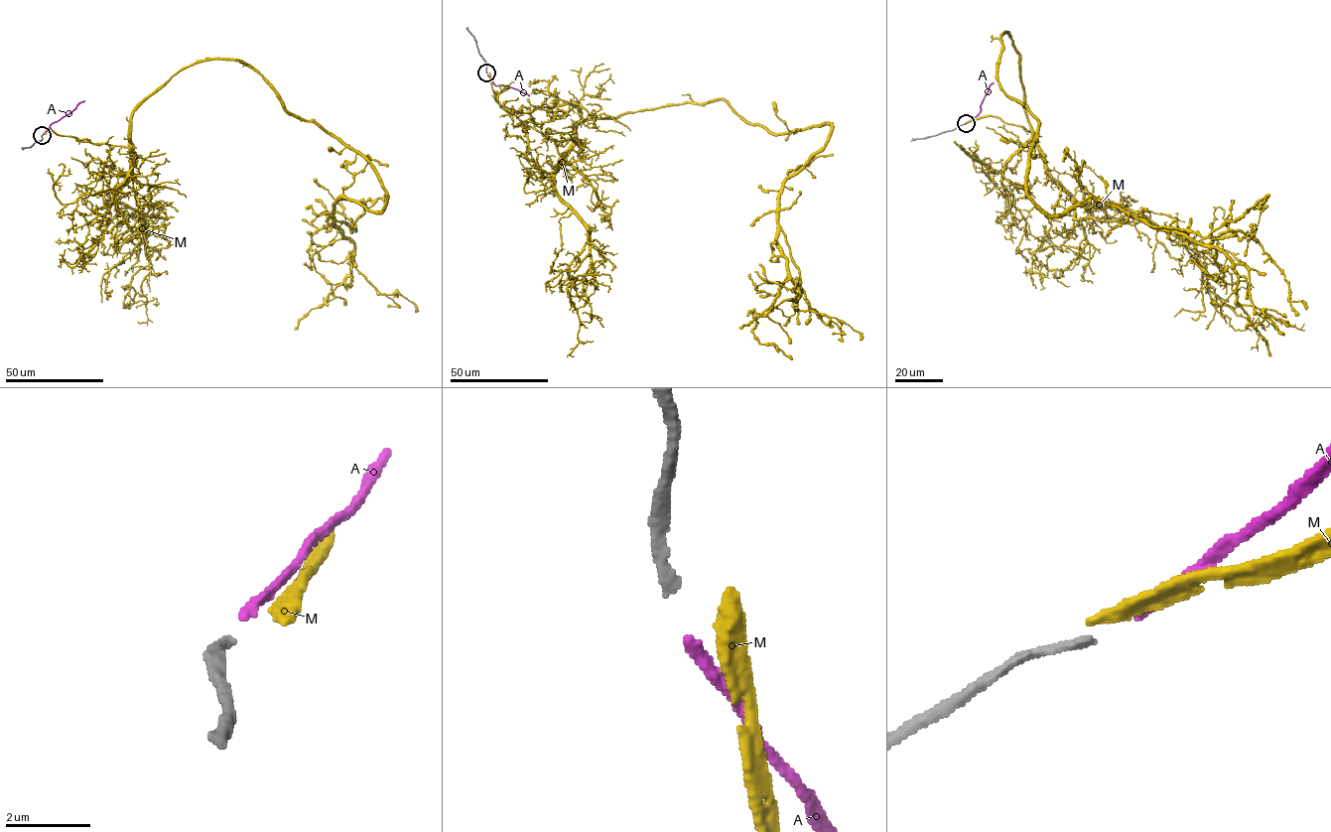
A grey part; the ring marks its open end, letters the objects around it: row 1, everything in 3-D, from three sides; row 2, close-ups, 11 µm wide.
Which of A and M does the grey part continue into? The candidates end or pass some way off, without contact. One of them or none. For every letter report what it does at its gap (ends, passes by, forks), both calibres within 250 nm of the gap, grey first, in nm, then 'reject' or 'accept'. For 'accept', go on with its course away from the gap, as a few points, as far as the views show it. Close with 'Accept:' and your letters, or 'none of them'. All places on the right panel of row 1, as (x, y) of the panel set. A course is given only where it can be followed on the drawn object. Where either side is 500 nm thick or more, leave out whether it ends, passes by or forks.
A: it ends there; 240 nm thick on the grey side, 220 nm on the other; accept; it runs (968, 122), (981, 110), (993, 82)
M: it ends there; 240 nm thick on the grey side, 460 nm on the other; reject
Accept: A

